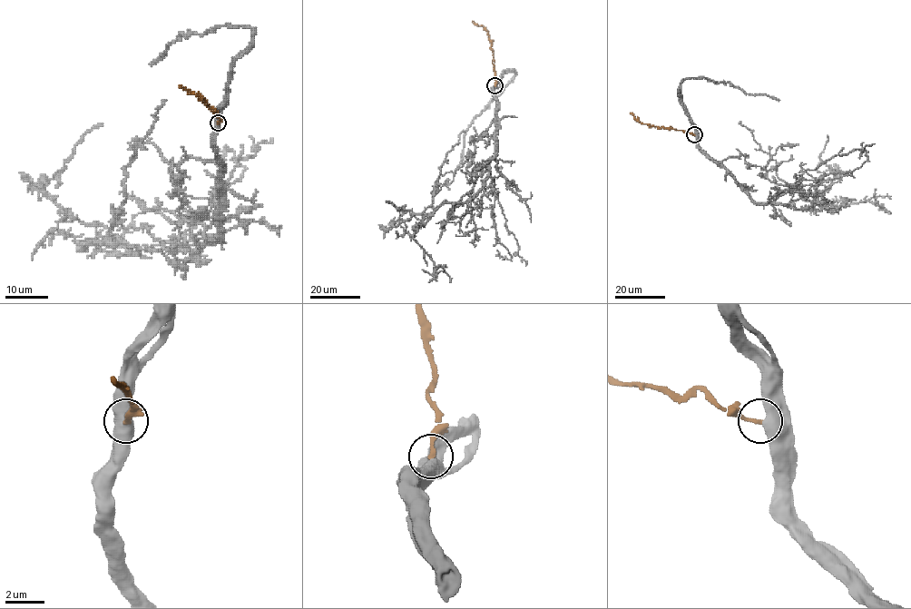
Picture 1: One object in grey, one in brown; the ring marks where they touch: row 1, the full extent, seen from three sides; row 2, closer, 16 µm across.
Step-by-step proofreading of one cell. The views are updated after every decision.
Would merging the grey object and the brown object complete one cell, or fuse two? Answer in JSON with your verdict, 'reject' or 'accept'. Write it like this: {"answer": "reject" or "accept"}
{"answer": "reject"}

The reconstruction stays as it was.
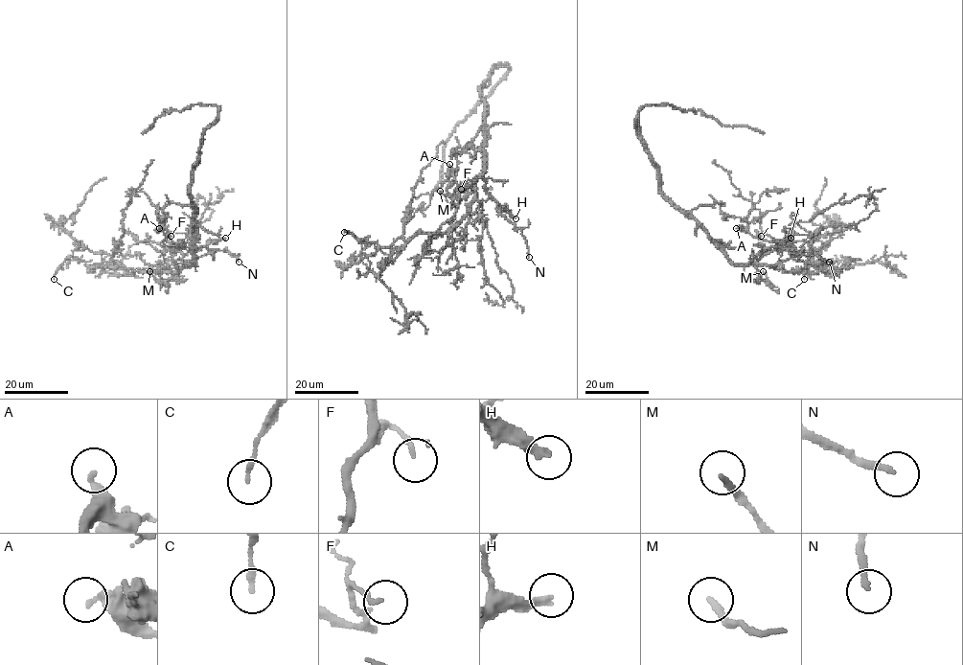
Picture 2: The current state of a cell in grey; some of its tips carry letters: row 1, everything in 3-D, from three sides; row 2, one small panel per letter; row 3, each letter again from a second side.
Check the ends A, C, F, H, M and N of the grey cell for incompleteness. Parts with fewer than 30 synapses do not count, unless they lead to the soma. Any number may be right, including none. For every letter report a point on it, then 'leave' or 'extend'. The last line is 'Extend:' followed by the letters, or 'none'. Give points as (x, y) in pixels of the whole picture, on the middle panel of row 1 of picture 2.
A: at (449, 164); leave
C: at (344, 232); leave
F: at (461, 189); leave
H: at (515, 218); extend
M: at (440, 191); extend
N: at (529, 257); extend
Extend: H, M, N

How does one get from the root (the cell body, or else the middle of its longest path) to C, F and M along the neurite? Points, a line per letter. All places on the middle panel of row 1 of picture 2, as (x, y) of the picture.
C: (483, 140), (483, 174), (474, 200), (447, 231), (418, 233), (407, 240), (399, 238), (386, 246), (344, 232)
F: (483, 140), (483, 173), (472, 184), (473, 191), (456, 206), (453, 202), (454, 190), (458, 186), (461, 189)
M: (483, 140), (483, 171), (469, 179), (456, 195), (440, 191)

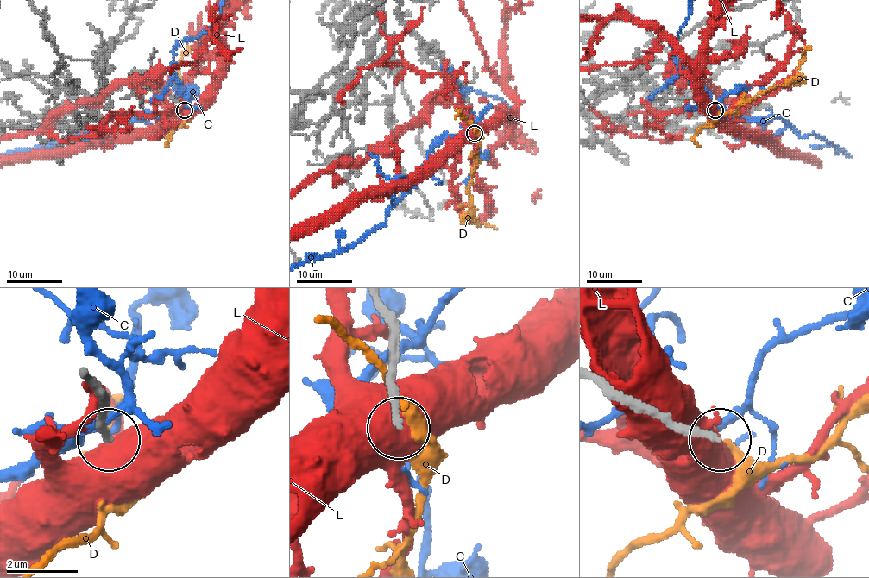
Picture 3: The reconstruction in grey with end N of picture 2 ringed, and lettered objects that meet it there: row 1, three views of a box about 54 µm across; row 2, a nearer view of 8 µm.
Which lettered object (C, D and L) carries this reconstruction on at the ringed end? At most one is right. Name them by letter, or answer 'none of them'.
D

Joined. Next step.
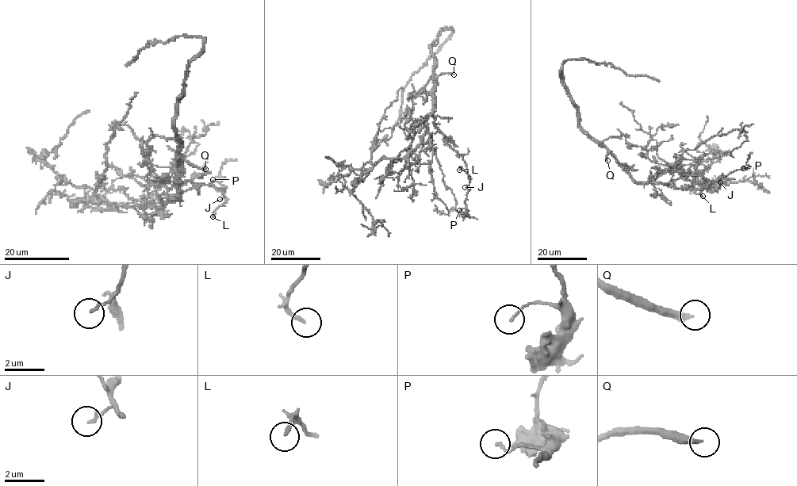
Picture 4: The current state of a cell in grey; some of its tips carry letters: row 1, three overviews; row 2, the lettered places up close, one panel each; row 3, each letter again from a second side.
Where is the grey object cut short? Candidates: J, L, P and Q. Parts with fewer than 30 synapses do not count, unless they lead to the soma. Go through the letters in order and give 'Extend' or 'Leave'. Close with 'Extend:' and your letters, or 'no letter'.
J: Leave
L: Leave
P: Leave
Q: Extend
Extend: Q

